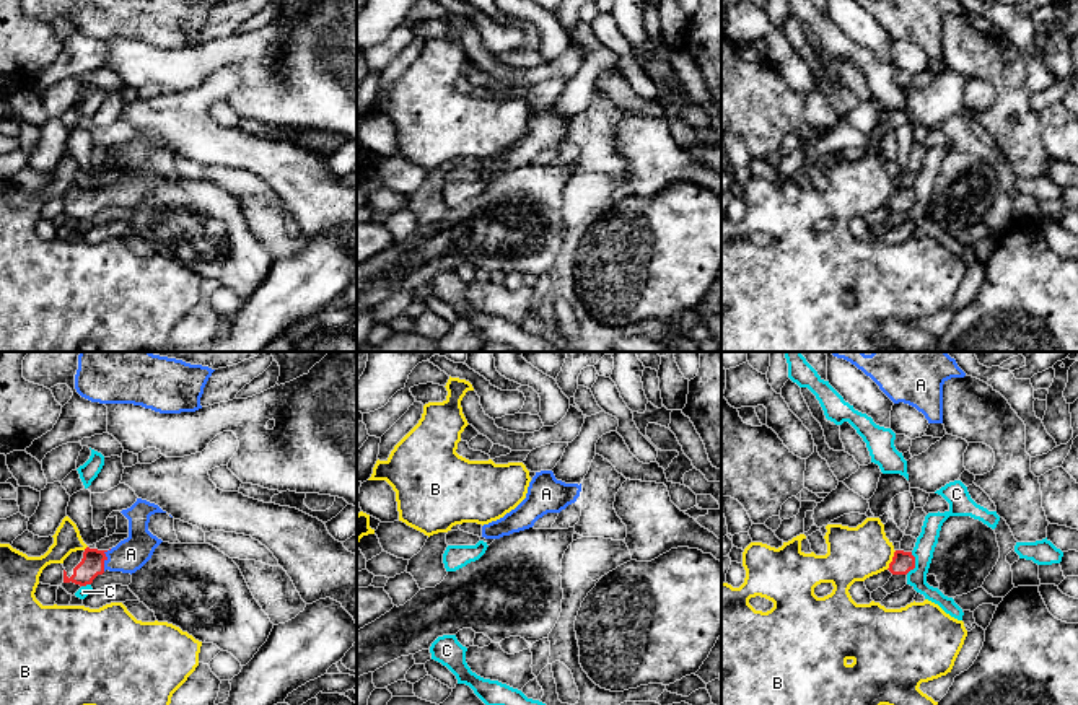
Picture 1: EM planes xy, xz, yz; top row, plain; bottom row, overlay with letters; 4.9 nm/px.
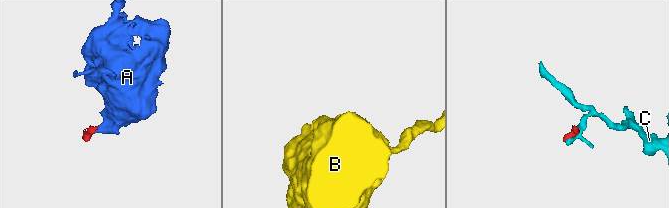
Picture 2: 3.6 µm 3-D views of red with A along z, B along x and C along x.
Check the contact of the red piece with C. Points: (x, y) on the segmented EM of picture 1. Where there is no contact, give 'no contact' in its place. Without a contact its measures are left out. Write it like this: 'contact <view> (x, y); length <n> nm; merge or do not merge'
contact yz (914, 564); length 120 nm; do not merge

